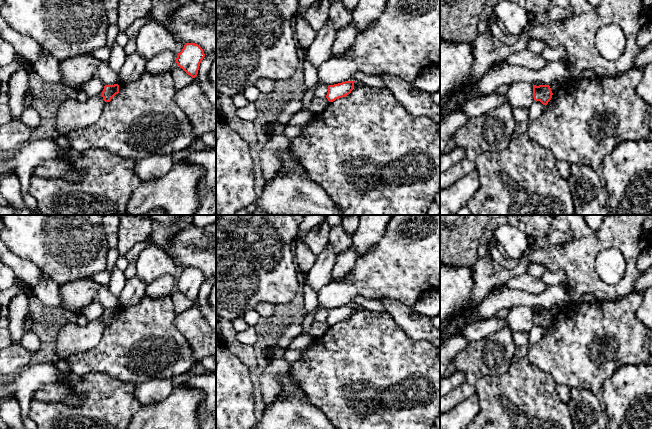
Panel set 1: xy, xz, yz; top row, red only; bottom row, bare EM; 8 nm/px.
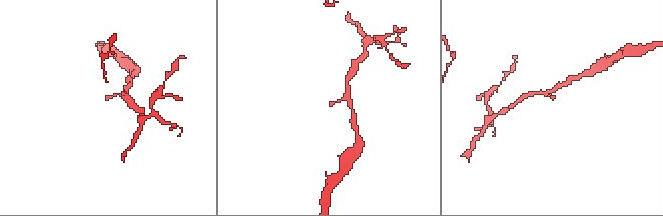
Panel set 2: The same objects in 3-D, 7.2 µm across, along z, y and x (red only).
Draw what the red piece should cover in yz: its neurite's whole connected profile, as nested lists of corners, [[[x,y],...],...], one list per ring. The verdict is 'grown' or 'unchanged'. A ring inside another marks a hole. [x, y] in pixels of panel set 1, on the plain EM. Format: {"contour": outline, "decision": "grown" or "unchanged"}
{"contour": [[[533,308],[533,321],[535,325],[540,325],[543,329],[547,329],[552,322],[552,315],[549,309],[539,309]]], "decision": "unchanged"}

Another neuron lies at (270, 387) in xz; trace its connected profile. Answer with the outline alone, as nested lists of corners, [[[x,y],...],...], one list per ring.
[[[316,320],[311,324],[309,333],[304,331],[302,322],[294,322],[285,327],[277,344],[272,348],[273,355],[269,360],[269,364],[259,376],[264,407],[272,405],[277,395],[282,391],[282,386],[278,378],[289,371],[289,364],[285,360],[285,352],[288,350],[291,341],[304,334],[315,339],[320,338],[326,333],[328,328],[329,325],[327,322],[319,322]]]

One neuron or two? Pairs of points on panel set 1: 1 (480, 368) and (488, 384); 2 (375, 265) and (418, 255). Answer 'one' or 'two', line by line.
1: two
2: one

